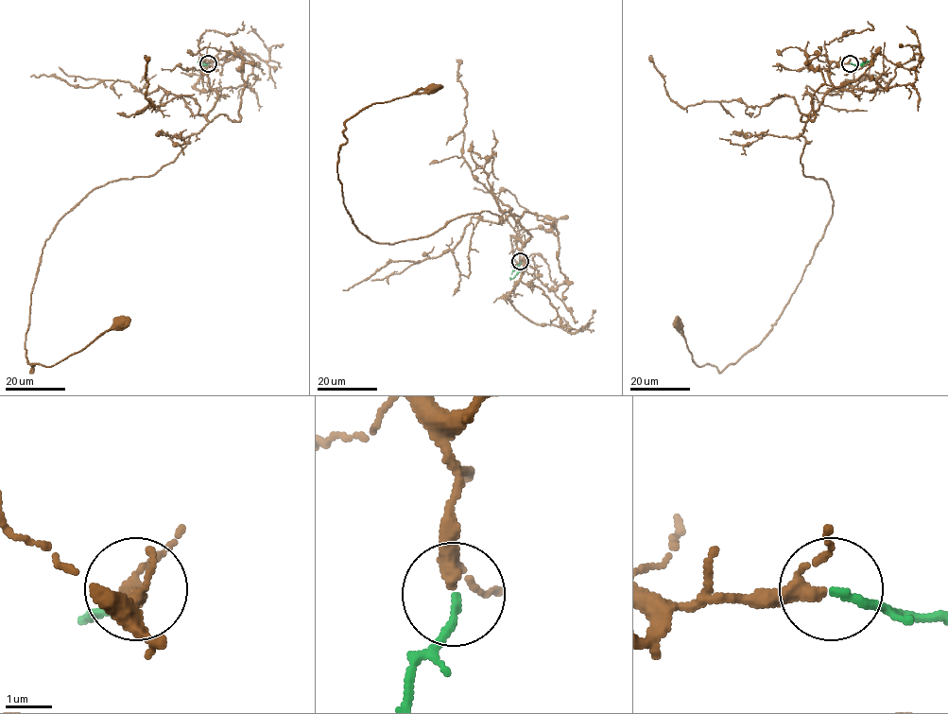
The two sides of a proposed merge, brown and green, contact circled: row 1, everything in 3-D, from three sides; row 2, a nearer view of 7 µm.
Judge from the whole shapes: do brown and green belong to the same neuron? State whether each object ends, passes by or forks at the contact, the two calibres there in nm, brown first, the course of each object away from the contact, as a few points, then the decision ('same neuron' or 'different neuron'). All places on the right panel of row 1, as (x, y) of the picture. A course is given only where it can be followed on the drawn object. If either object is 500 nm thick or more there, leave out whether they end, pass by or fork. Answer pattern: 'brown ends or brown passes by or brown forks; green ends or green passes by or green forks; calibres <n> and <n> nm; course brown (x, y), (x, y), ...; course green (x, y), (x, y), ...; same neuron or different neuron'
brown passes by; green ends; calibres 240 and 150 nm; course brown (850, 63), (828, 67), (801, 134), (833, 211), (772, 330), (720, 373), (680, 323); course green (850, 63), (861, 64), (867, 61); same neuron

